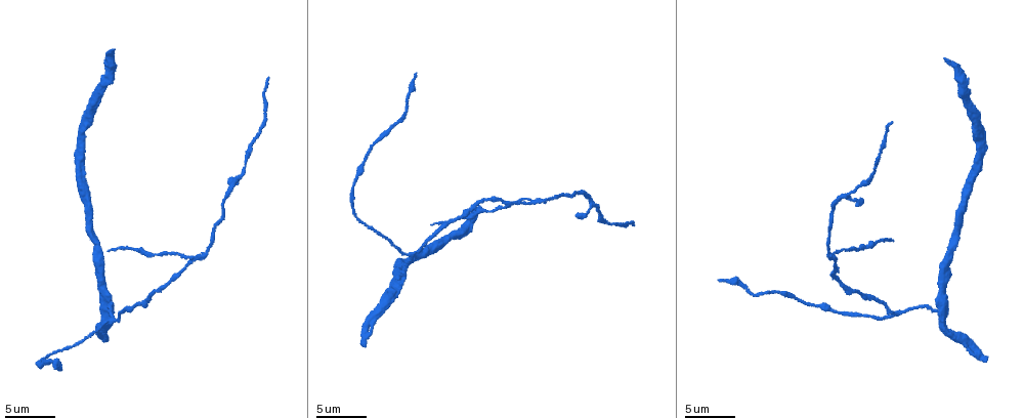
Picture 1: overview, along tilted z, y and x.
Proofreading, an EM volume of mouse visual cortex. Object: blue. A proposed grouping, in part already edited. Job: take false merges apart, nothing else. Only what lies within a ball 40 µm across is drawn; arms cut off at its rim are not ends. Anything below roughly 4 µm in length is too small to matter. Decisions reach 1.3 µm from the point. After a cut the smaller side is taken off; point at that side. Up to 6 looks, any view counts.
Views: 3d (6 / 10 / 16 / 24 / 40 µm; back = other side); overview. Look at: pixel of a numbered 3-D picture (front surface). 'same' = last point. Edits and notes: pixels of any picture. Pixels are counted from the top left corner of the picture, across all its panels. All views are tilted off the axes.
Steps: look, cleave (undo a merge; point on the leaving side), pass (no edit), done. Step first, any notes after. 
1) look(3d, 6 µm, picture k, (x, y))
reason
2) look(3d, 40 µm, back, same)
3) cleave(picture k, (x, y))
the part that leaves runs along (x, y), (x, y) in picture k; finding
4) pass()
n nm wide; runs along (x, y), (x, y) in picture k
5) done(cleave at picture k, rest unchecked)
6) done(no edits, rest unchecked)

look(3d, 10 µm, picture 1, (935, 311))

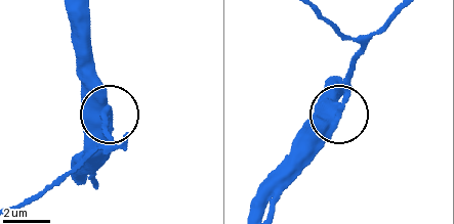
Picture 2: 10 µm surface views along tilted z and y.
pass()
runs along (387, 24), (366, 45), (336, 113), (296, 139) in picture 2; continuous, no second cell

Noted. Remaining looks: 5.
look(3d, 6 µm, picture 1, (528, 200))
two arms in line, one across

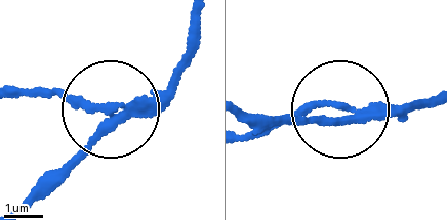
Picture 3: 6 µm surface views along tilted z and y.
cleave(picture 3, (85, 105))
the part that leaves runs along (139, 105), (64, 91), (14, 96) in picture 3; two cells meet here

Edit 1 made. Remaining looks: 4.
look(overview)

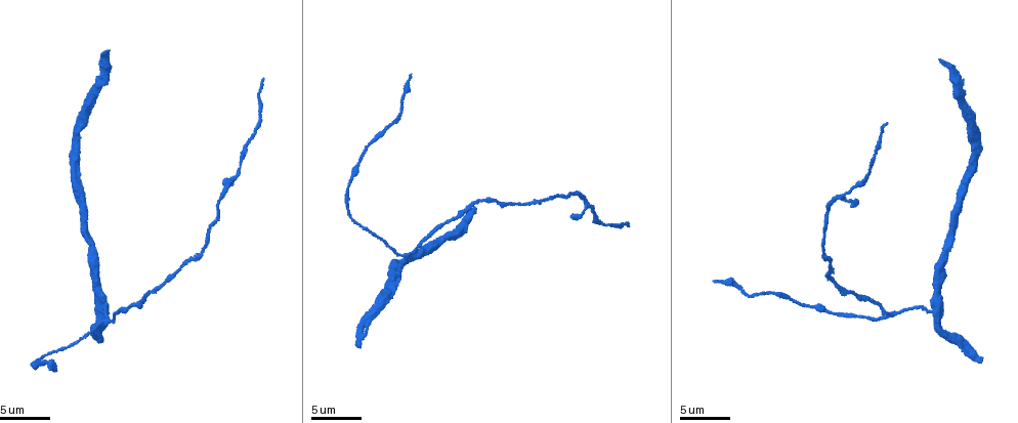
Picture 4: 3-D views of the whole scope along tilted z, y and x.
look(3d, 6 µm, picture 4, (837, 196))

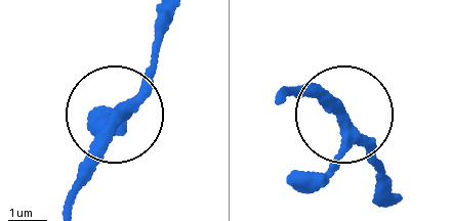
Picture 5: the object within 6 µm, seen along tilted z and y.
pass()
260 nm wide; runs along (72, 209), (96, 136), (141, 83), (165, 27) in picture 5; all the same cell

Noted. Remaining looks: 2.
done(cleave at picture 3, rest unchecked)

